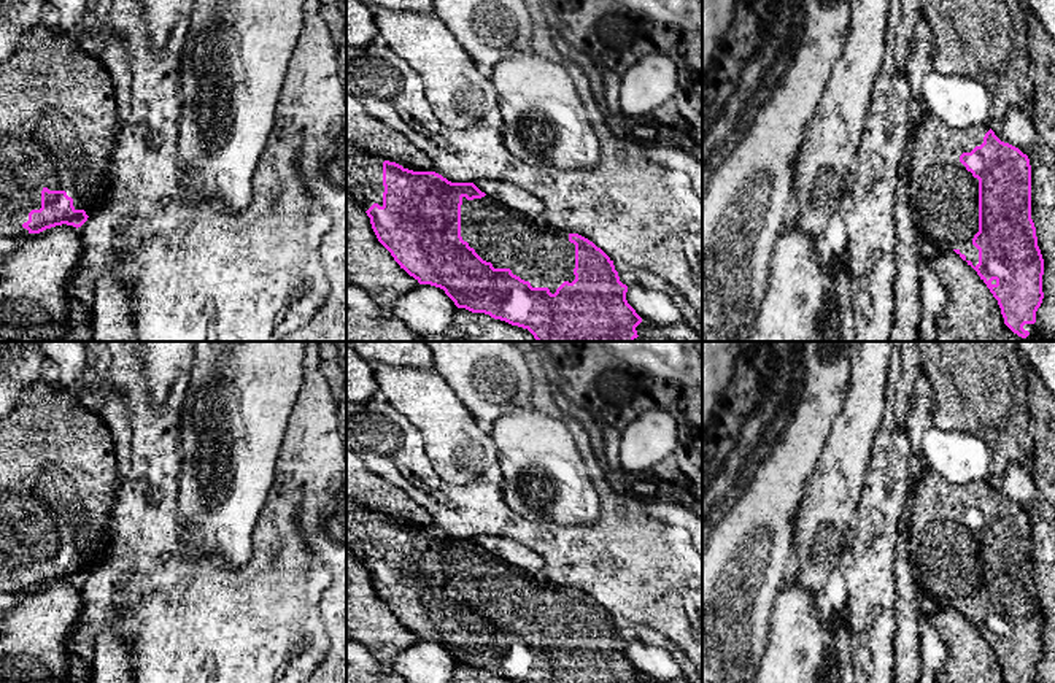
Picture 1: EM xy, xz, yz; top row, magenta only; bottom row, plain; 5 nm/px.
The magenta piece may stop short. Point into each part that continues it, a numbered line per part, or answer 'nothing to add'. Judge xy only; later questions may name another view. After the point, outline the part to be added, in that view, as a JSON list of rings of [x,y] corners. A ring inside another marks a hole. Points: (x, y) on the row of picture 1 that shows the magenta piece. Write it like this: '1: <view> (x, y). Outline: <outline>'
1: xy (59, 126). Outline: [[[60,27],[29,29],[5,64],[0,64],[0,235],[29,237],[22,227],[32,210],[41,208],[41,191],[65,191],[75,210],[91,216],[110,192],[110,167],[118,141],[119,118],[111,76],[100,57],[84,51]]]

